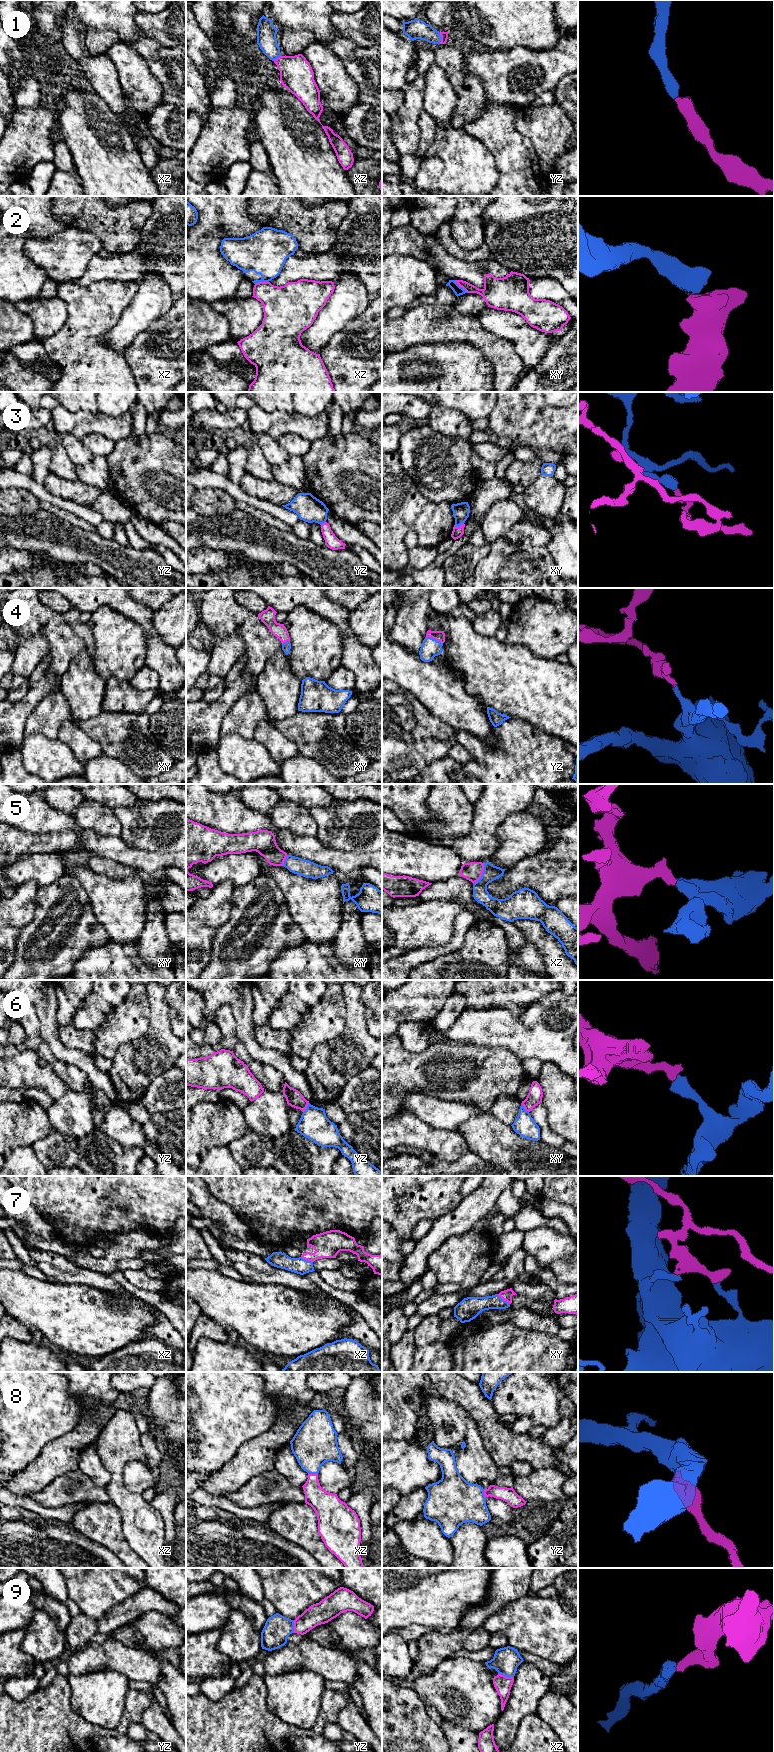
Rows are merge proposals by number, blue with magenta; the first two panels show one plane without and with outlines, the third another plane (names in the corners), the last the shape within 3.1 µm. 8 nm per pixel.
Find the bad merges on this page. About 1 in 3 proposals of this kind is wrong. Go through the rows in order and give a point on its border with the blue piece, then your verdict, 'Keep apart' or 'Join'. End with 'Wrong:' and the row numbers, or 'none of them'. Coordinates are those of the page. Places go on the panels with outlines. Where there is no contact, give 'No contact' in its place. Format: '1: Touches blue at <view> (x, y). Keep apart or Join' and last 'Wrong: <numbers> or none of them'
1: Touches blue at yz (440, 38). Join
2: Touches blue at xz (261, 281). Keep apart
3: Touches blue at xy (459, 525). Join
4: Touches blue at yz (434, 639). Join
5: Touches blue at xz (482, 874). Join
6: Touches blue at xy (524, 1108). Keep apart
7: Touches blue at xy (503, 1300). Join
8: Touches blue at xz (313, 1473). Join
9: Touches blue at xz (506, 1676). Join
Wrong: 2, 6

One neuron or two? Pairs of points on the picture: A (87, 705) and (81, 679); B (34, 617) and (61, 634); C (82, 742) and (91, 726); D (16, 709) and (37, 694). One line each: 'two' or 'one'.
A: one
B: one
C: two
D: one

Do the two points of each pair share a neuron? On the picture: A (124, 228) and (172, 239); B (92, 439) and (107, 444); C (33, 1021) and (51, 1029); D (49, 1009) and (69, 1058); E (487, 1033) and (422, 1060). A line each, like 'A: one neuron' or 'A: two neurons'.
A: two neurons
B: one neuron
C: two neurons
D: one neuron
E: two neurons

